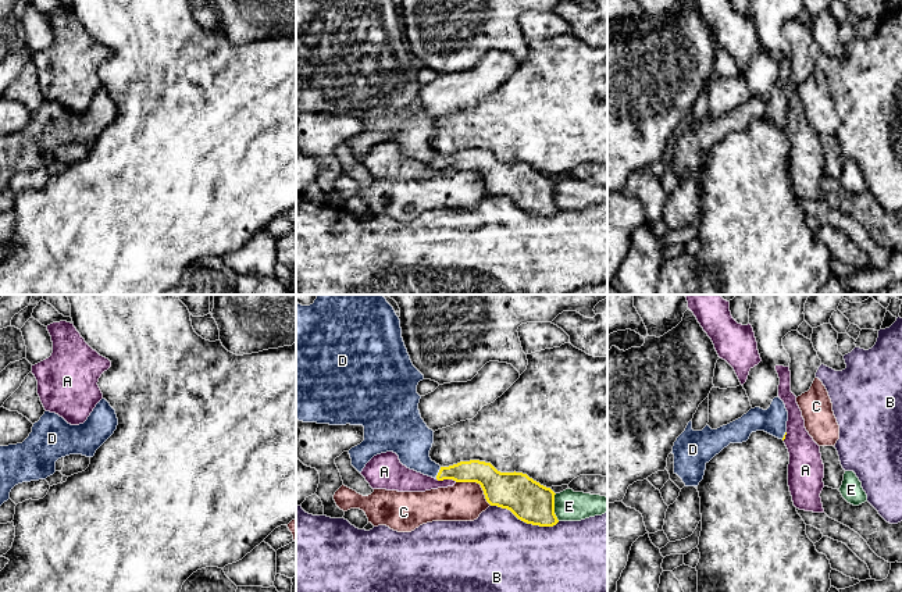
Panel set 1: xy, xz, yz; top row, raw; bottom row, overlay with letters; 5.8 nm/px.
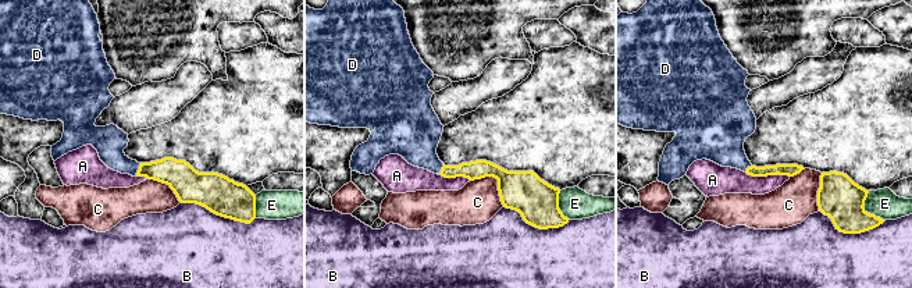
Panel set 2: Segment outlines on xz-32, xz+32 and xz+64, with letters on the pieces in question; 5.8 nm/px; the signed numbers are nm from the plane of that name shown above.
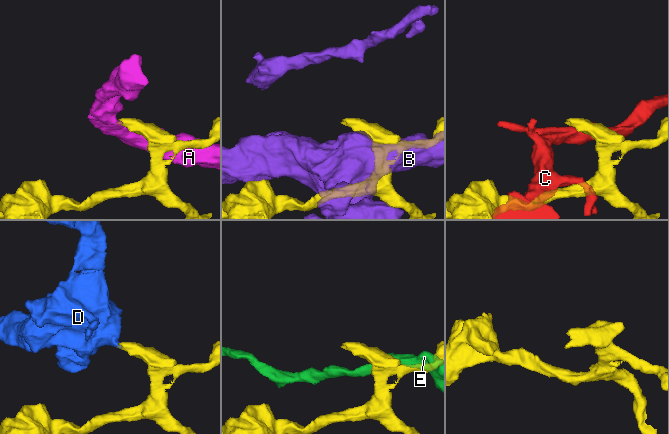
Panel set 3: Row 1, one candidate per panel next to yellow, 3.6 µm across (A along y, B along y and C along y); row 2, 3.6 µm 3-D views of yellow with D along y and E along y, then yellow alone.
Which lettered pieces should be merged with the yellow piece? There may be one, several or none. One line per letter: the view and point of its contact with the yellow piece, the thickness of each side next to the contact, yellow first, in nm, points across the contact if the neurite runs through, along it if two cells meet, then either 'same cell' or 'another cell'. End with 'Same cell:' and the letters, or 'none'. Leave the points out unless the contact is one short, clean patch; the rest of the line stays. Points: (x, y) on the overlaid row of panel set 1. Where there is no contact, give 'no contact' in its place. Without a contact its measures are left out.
A: xz (446, 478) | 140/140 nm | along xz (437, 478), (456, 481) | another cell
B: xz (526, 521) | 240/460 nm | another cell
C: xz (478, 482) | 220/220 nm | another cell
D: xz (438, 473) | 130/240 nm | across xz (477, 471), (438, 473), (413, 449), (410, 439) | same cell
E: xz (553, 507) | 240/180 nm | another cell
Same cell: D

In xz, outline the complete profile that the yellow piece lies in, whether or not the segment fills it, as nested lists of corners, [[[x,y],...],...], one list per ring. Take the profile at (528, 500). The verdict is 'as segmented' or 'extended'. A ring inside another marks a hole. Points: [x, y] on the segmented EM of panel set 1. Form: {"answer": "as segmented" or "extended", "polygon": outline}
{"answer": "extended", "polygon": [[[318,295],[313,304],[302,306],[296,303],[296,418],[303,422],[317,422],[329,425],[363,425],[364,441],[349,450],[352,466],[361,472],[366,464],[377,454],[393,452],[399,456],[403,466],[424,475],[432,477],[438,481],[453,479],[456,482],[477,482],[481,485],[485,499],[491,506],[498,506],[510,510],[518,520],[539,525],[553,527],[559,523],[555,514],[555,492],[550,488],[541,485],[523,472],[500,472],[491,463],[470,460],[460,461],[449,467],[441,467],[429,457],[429,450],[434,443],[434,431],[427,427],[421,418],[418,403],[421,396],[417,393],[417,385],[424,379],[424,375],[413,365],[407,349],[402,338],[400,320],[396,315],[393,307],[386,302],[384,295]]]}

